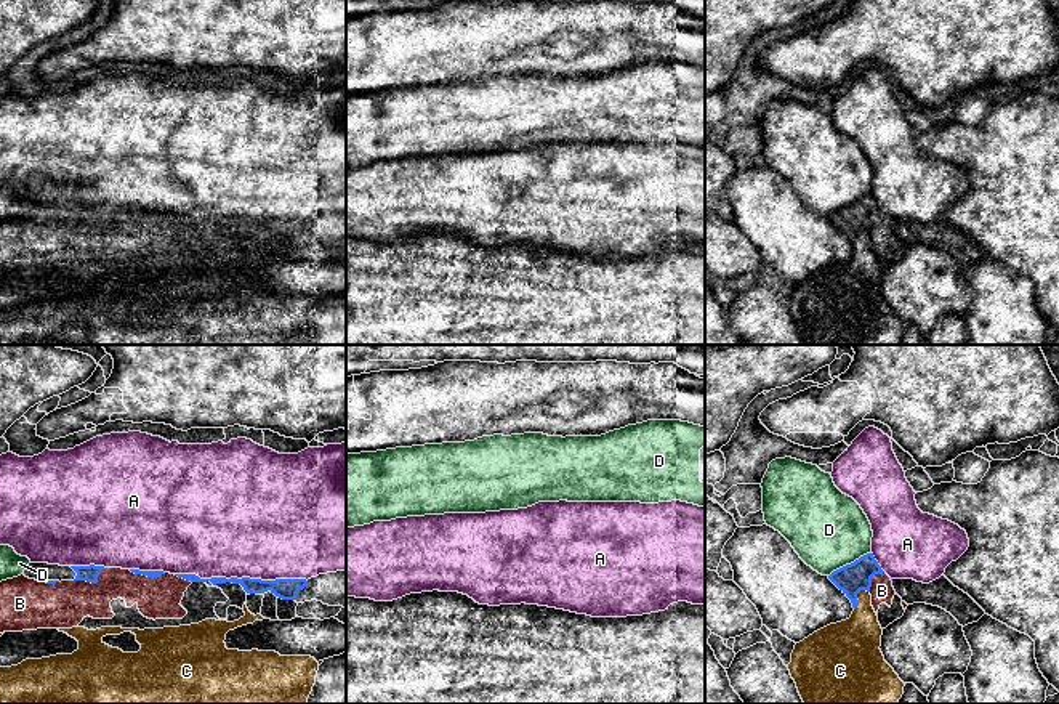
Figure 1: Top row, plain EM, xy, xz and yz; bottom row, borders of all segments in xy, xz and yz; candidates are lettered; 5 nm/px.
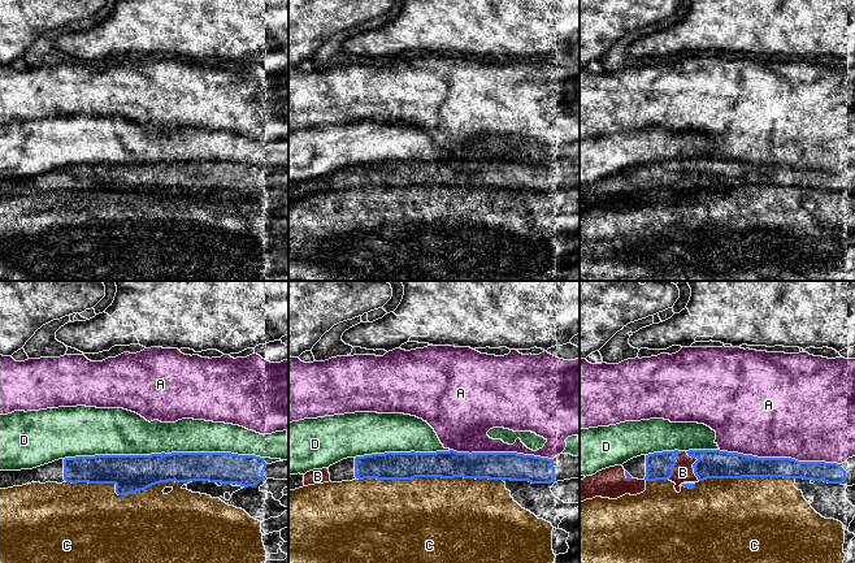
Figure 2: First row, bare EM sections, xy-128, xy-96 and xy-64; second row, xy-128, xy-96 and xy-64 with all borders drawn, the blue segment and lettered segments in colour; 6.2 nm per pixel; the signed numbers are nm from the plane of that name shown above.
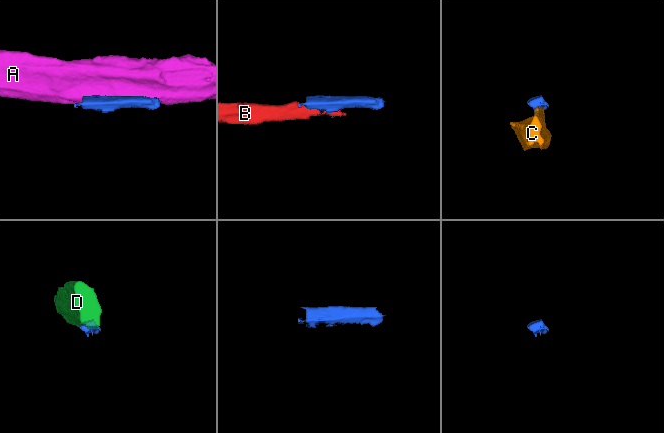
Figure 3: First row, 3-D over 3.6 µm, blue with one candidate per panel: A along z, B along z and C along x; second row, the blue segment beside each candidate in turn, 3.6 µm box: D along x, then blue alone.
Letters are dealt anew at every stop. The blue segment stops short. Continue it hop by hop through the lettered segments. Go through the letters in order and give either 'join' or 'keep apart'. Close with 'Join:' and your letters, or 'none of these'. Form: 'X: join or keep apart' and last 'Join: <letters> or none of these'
A: keep apart
B: join
C: keep apart
D: keep apart
Join: B

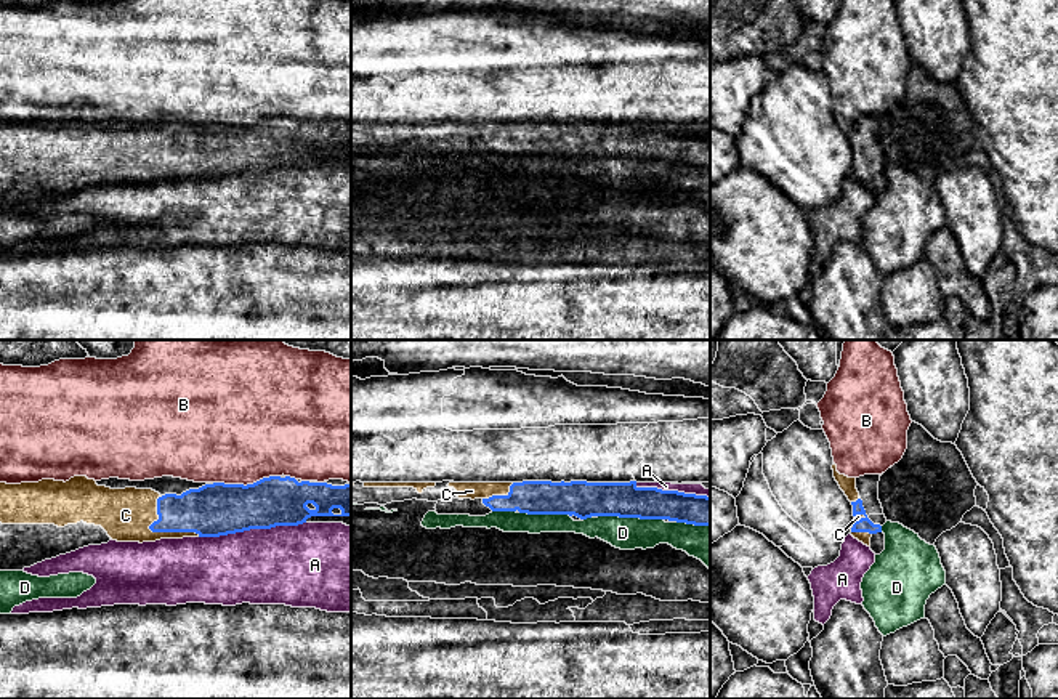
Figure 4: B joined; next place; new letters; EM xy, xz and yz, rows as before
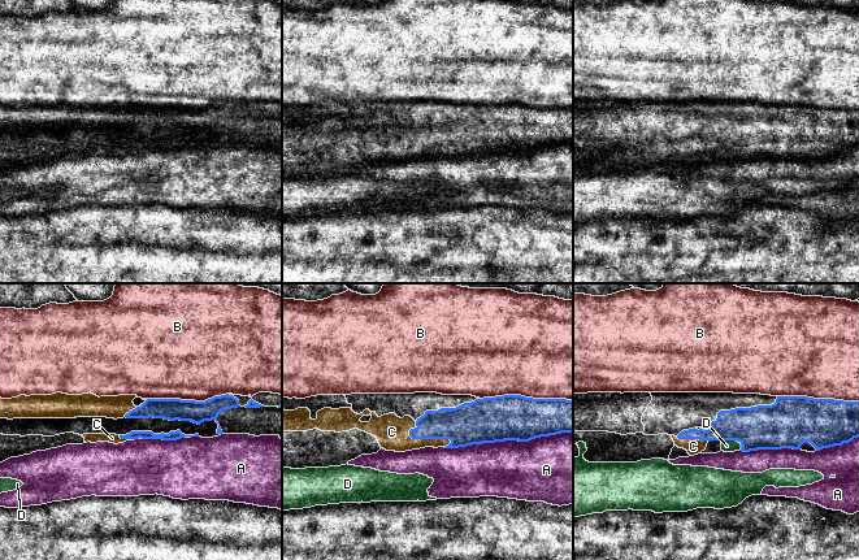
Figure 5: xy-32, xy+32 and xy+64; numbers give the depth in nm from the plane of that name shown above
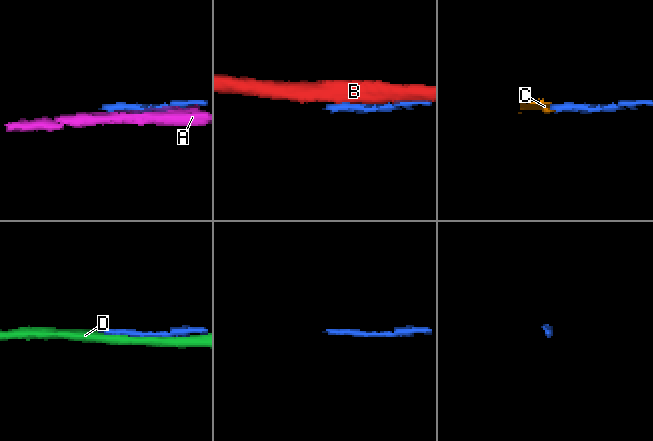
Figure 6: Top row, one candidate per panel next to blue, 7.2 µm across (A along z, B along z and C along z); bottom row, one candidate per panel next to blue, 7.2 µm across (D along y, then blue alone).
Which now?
A: keep apart
B: keep apart
C: join
D: keep apart
Join: C

